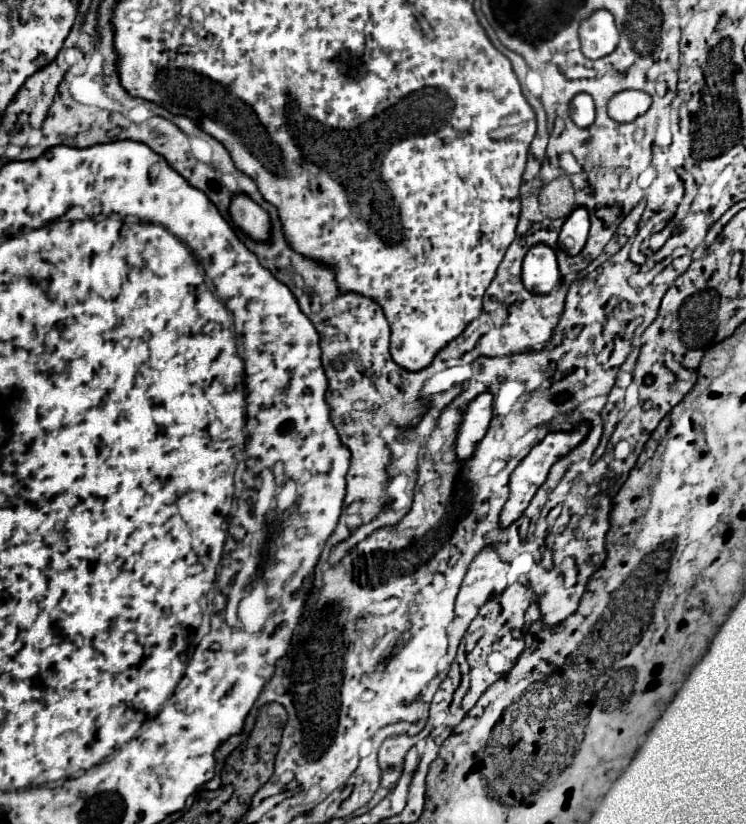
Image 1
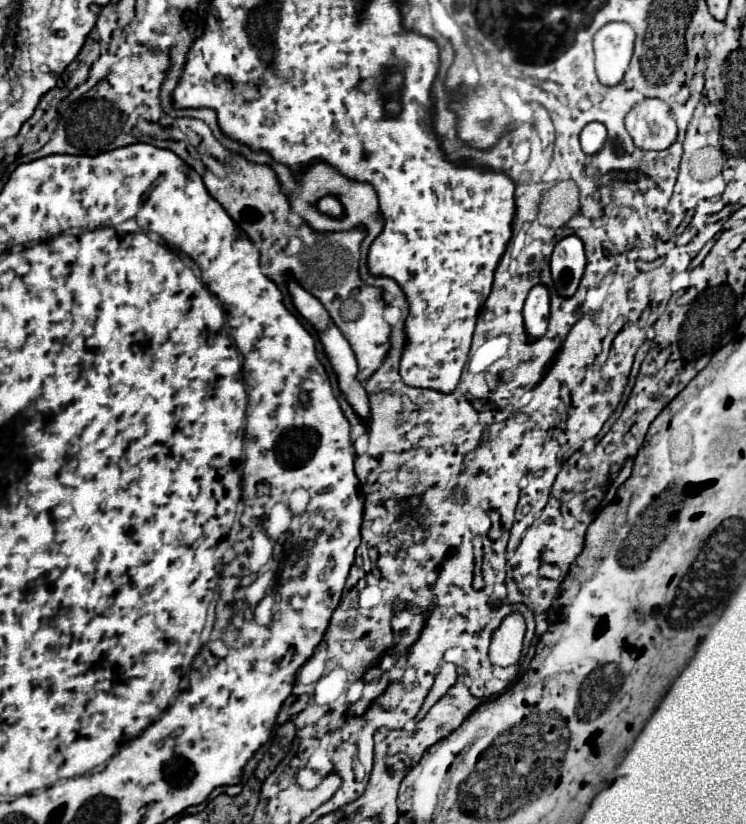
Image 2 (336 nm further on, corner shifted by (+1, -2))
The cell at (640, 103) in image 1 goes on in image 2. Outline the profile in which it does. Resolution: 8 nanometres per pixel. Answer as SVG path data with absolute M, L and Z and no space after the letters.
M658 98L641 101L626 116L626 129L640 149L668 149L678 135L670 107Z

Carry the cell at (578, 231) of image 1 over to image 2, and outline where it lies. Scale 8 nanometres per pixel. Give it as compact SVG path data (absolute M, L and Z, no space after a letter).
M576 235L564 237L562 241L556 243L550 269L552 269L554 287L560 297L568 299L576 293L580 279L584 275L584 265L586 265L584 245Z

